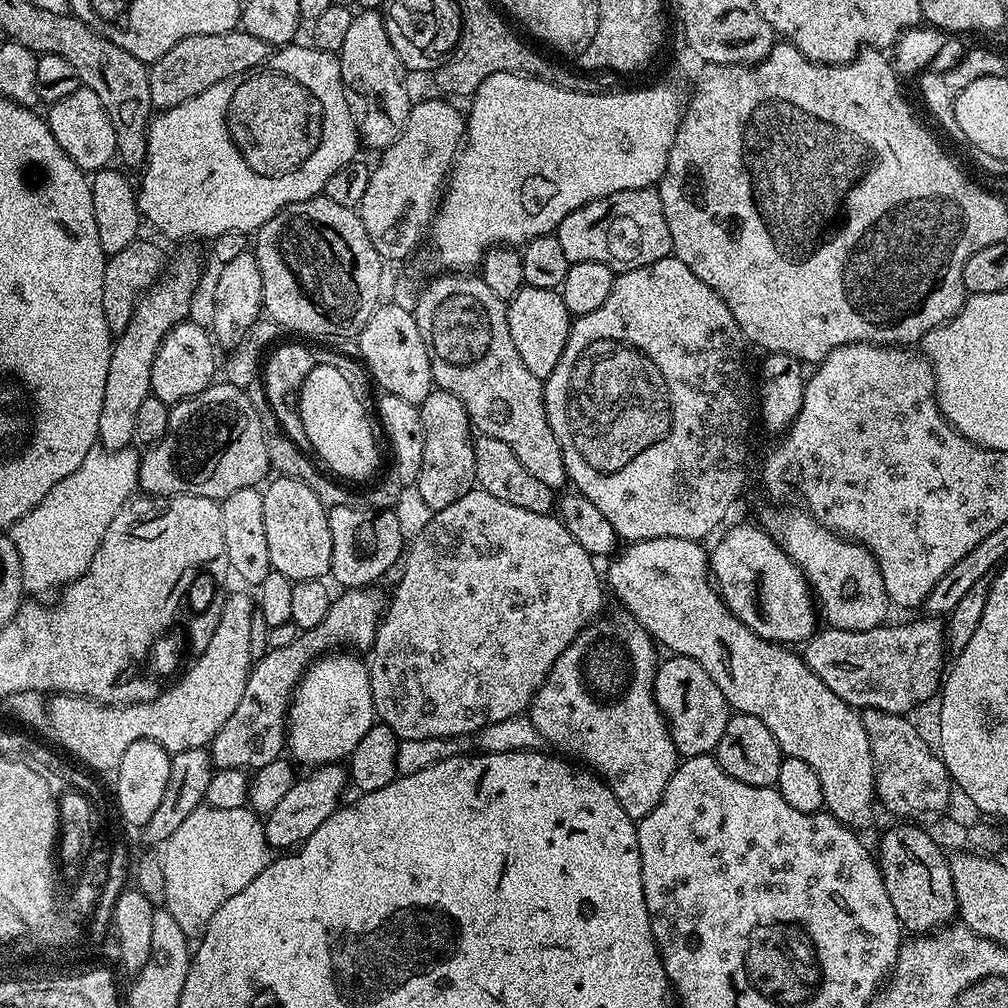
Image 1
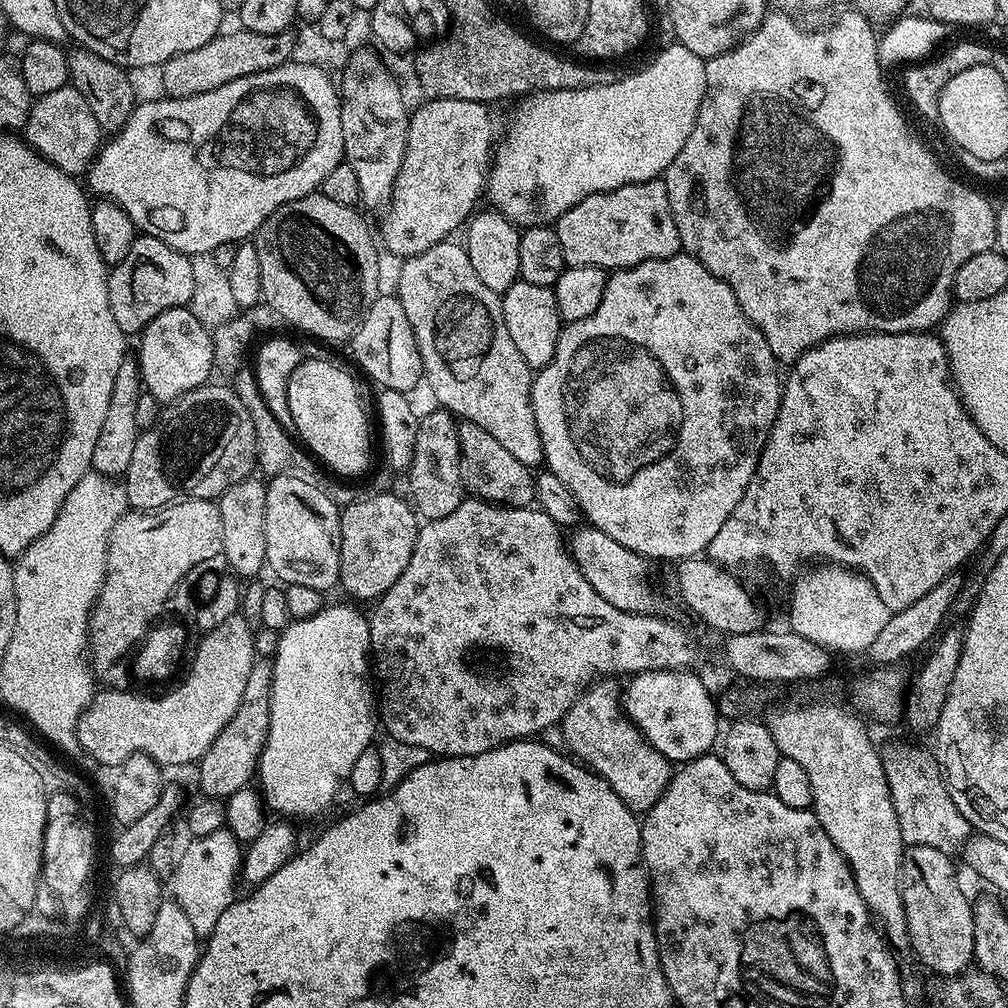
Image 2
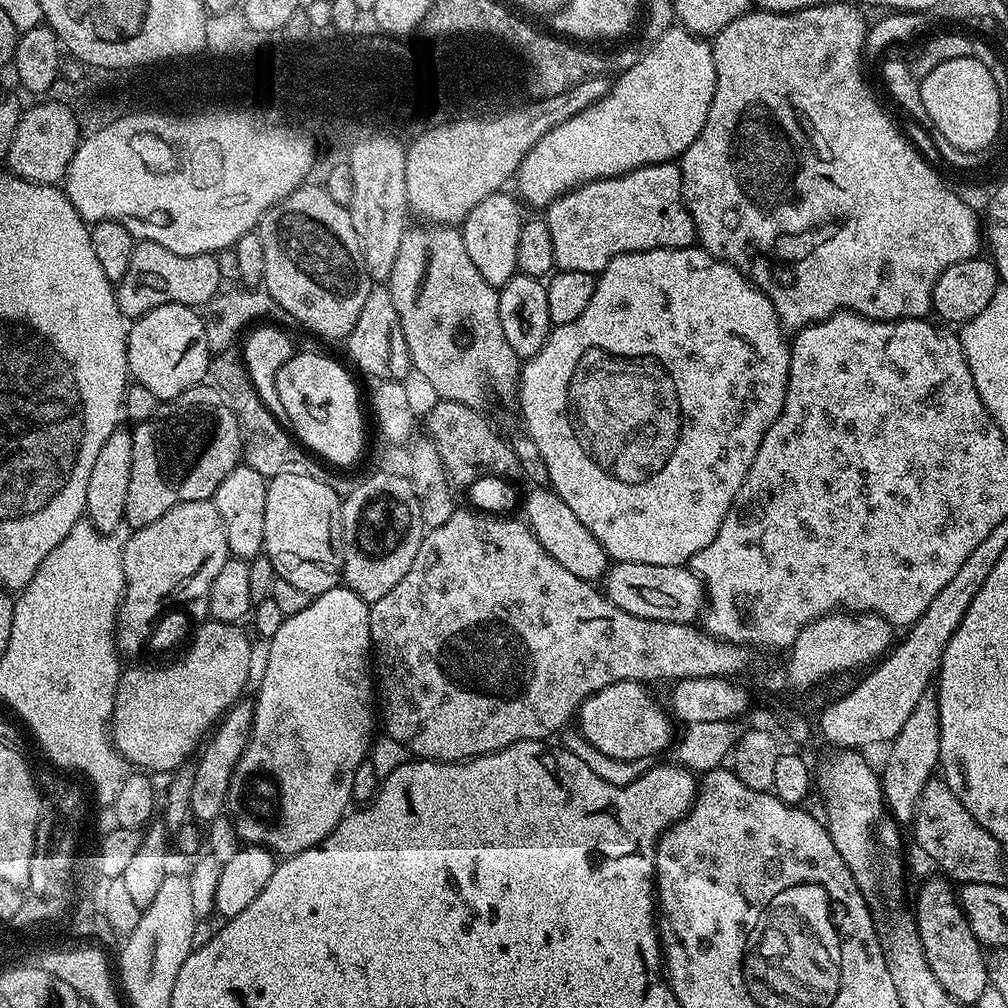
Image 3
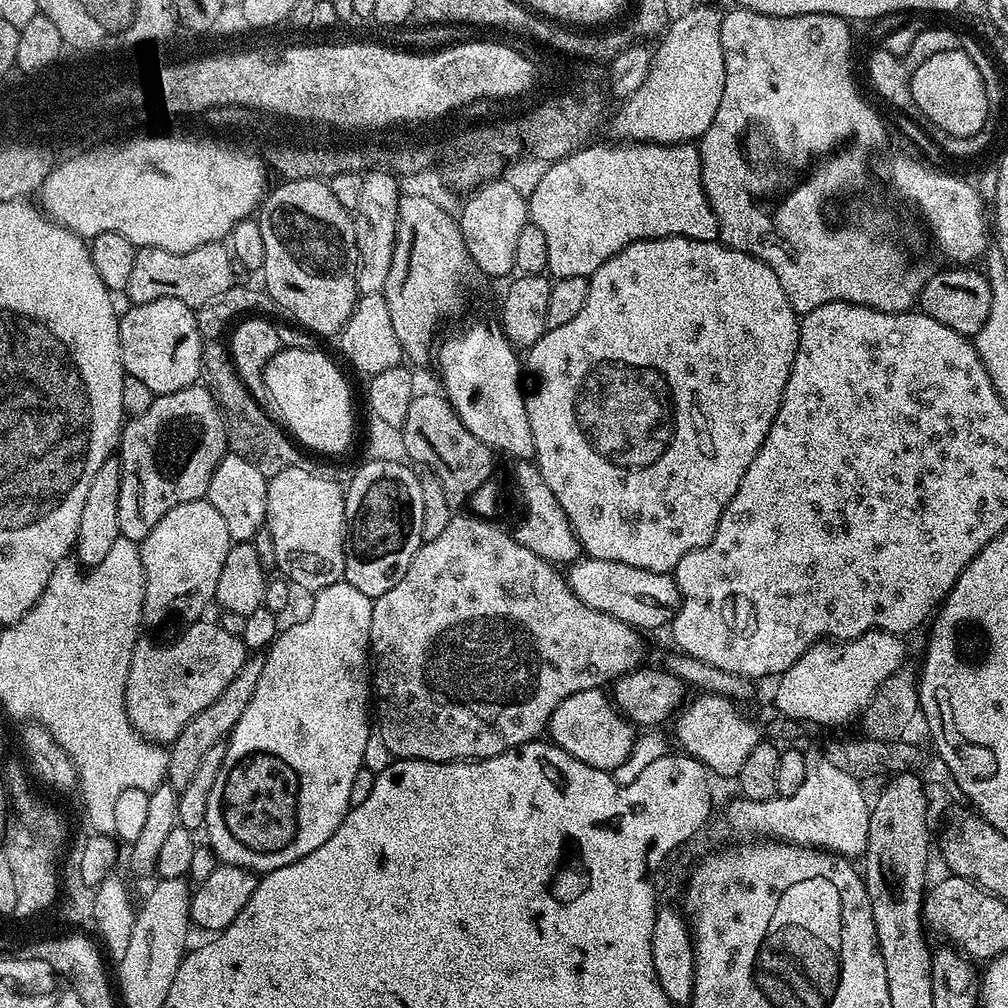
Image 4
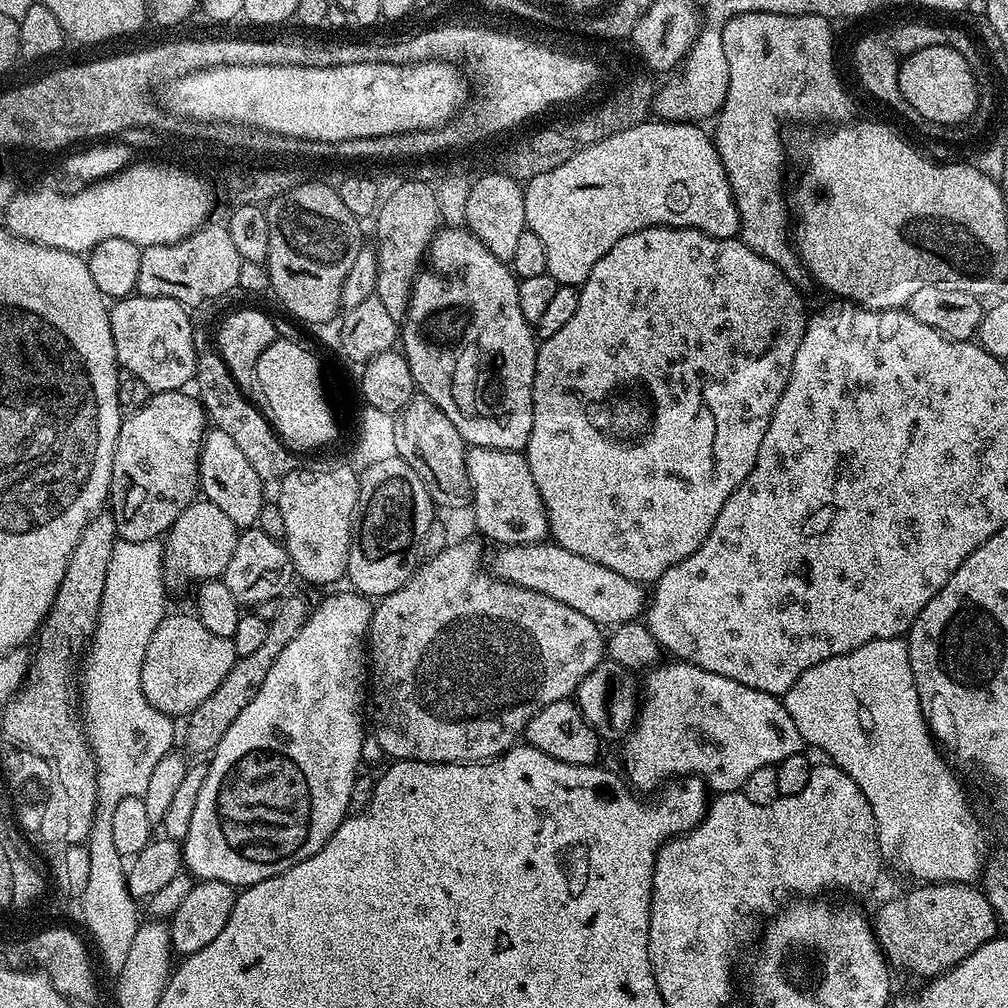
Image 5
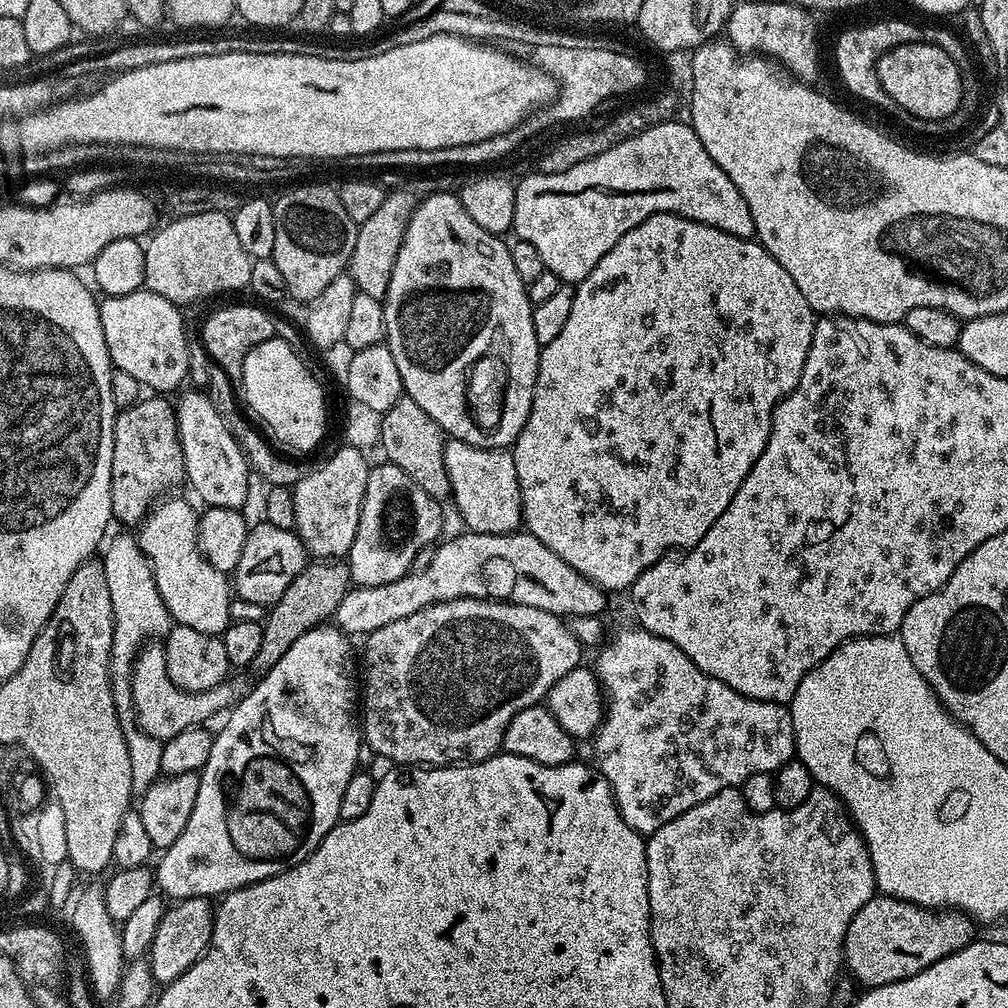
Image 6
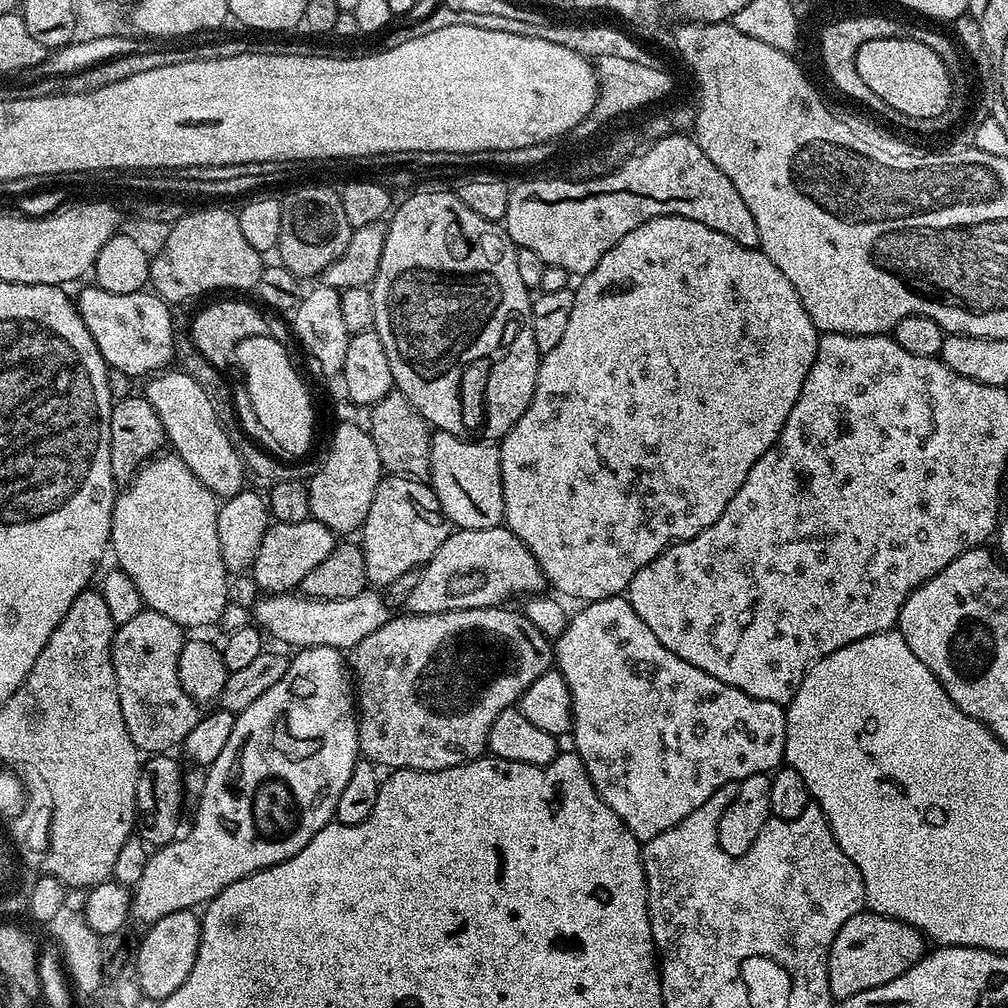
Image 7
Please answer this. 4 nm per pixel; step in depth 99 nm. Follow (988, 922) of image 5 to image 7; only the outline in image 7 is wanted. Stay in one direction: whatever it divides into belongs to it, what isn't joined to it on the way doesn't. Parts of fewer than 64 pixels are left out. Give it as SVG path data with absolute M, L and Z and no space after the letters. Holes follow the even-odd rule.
M861 910L842 925L830 946L828 981L833 1001L854 998L854 994L894 982L894 978L904 976L910 966L918 963L925 951L926 937L914 926L871 910Z

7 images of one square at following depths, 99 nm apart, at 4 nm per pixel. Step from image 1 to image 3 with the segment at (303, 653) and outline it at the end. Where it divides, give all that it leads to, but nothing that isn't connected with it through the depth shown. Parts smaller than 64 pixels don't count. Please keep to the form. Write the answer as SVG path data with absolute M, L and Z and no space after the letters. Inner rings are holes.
M241 698L237 700L220 717L214 731L207 737L206 743L203 745L203 748L205 747L204 753L202 753L202 748L199 753L200 760L195 761L194 786L190 790L190 813L193 817L197 816L197 818L195 817L197 821L211 822L225 811L228 787L230 786L230 778L234 774L234 766L238 762L238 758L242 758L242 750L246 750L248 739L252 733L253 707L251 699Z

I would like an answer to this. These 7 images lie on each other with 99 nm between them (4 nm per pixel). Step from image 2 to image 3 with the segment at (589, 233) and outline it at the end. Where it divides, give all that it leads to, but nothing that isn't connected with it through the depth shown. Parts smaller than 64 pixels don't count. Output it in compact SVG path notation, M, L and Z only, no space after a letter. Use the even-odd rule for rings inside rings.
M676 162L647 164L621 176L611 176L605 180L592 180L589 184L581 184L580 187L572 189L571 192L565 193L564 196L559 196L554 203L549 204L546 209L546 219L550 226L550 239L554 242L556 268L561 272L590 272L599 274L611 260L618 258L618 254L654 250L655 248L691 248L697 243L694 218L690 218L690 214L684 205L684 199L682 198L682 174L680 173L680 165Z

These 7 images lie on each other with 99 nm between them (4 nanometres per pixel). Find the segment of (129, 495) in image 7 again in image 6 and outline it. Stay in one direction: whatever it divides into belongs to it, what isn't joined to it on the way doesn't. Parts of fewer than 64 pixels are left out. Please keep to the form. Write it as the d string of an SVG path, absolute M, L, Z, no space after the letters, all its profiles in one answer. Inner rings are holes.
M172 498L161 499L140 521L140 549L152 564L158 594L162 594L162 602L166 602L166 610L173 621L190 626L190 630L202 630L202 634L221 637L233 621L230 614L233 585L222 570L210 566L198 546L200 517L197 509L192 509L184 500L168 499Z

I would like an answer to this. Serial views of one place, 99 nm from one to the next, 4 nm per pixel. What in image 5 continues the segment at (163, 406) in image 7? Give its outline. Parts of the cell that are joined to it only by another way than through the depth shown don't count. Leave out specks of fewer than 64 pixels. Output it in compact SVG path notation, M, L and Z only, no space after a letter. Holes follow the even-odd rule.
M213 427L205 435L204 445L200 451L200 486L203 499L214 502L218 510L222 510L234 522L237 529L243 530L255 525L258 514L262 514L262 506L266 503L264 496L265 481L258 478L254 466L246 462L242 450L222 430Z

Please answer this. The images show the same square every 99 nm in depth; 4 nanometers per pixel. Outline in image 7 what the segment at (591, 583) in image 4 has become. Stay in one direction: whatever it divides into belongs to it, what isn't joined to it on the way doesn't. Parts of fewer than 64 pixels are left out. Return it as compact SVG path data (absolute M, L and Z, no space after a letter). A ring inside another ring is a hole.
M506 526L449 531L446 542L420 568L418 586L406 597L407 611L417 616L467 608L494 608L511 596L529 598L543 593L546 581L534 554ZM365 590L354 594L354 598L340 596L337 600L303 594L264 594L259 597L261 600L257 602L256 608L254 604L254 620L271 639L273 636L274 639L289 644L292 650L318 646L354 650L362 642L362 638L370 638L374 630L381 628L390 619L389 601L376 592L379 591Z

